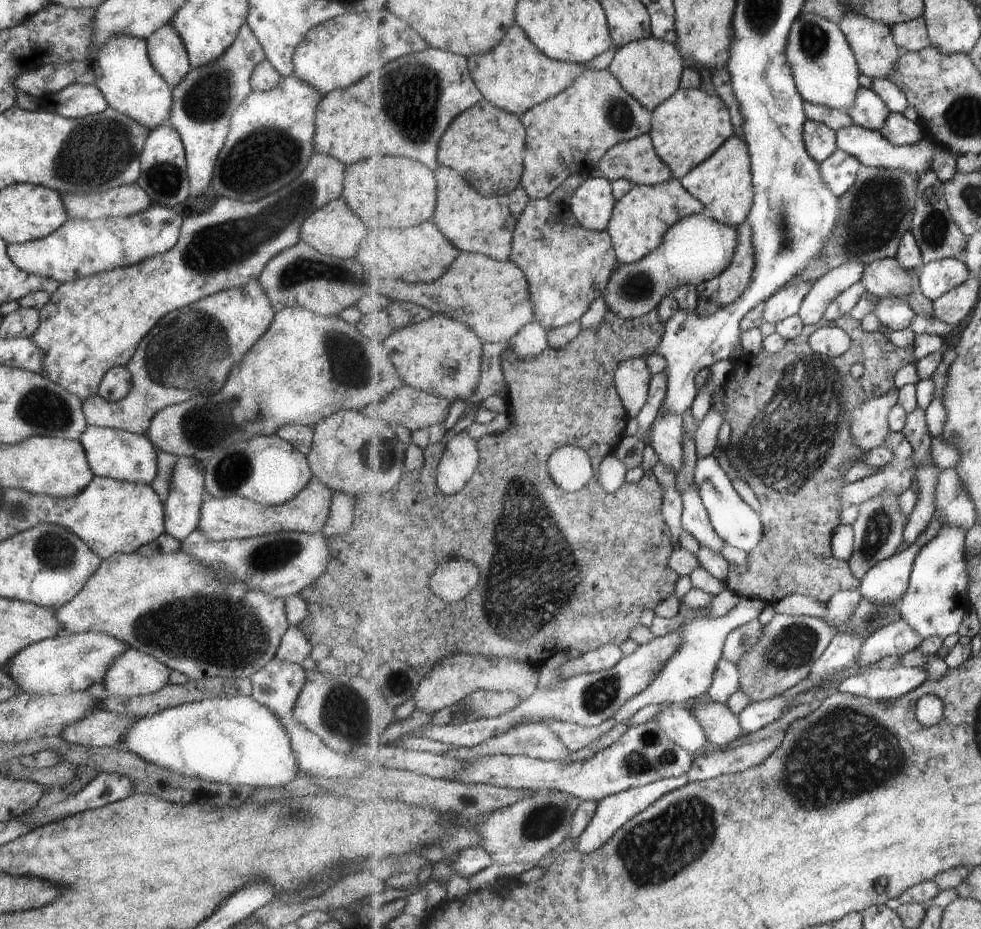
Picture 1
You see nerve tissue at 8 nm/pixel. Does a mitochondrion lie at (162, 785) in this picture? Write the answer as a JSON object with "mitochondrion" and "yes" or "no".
{"mitochondrion":"no"}

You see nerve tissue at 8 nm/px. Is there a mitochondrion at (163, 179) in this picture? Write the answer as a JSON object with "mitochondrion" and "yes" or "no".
{"mitochondrion":"yes"}

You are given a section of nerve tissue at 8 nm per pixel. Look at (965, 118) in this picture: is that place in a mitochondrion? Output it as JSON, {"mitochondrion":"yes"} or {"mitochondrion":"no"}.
{"mitochondrion":"yes"}

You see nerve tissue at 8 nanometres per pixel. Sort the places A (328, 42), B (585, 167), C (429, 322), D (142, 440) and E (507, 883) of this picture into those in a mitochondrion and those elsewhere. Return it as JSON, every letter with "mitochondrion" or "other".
{"A":"other","B":"other","C":"other","D":"other","E":"other"}

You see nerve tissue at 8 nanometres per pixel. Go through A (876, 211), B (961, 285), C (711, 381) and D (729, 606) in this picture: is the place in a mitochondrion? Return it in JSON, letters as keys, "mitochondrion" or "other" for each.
{"A":"mitochondrion","B":"other","C":"other","D":"other"}

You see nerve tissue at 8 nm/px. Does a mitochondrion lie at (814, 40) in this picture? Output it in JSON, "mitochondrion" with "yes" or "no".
{"mitochondrion":"yes"}

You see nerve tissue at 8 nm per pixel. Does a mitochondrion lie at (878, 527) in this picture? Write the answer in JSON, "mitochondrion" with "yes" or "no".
{"mitochondrion":"yes"}

